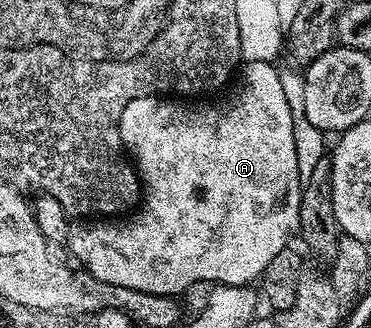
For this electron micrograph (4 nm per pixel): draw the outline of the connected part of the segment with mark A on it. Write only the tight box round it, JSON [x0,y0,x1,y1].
[67,62,302,297]

